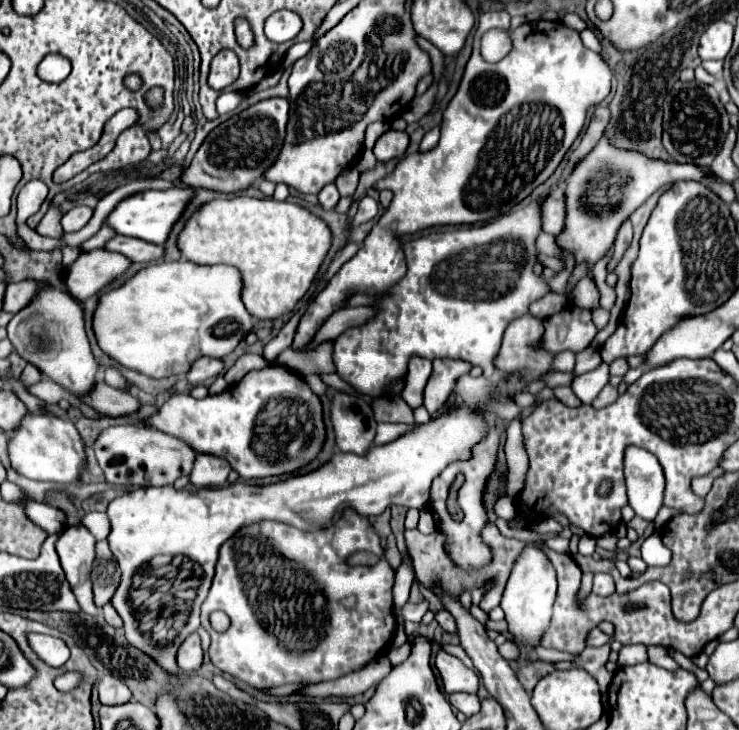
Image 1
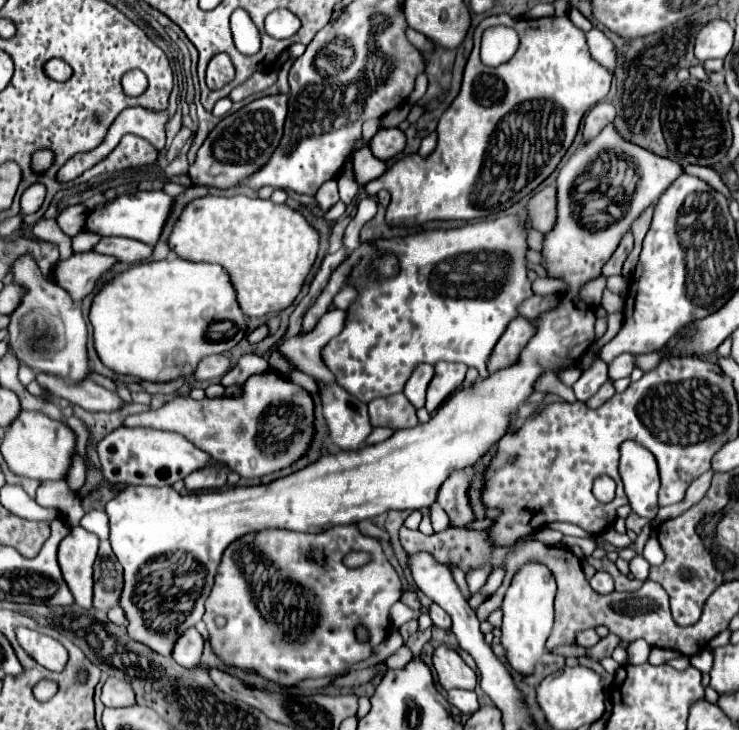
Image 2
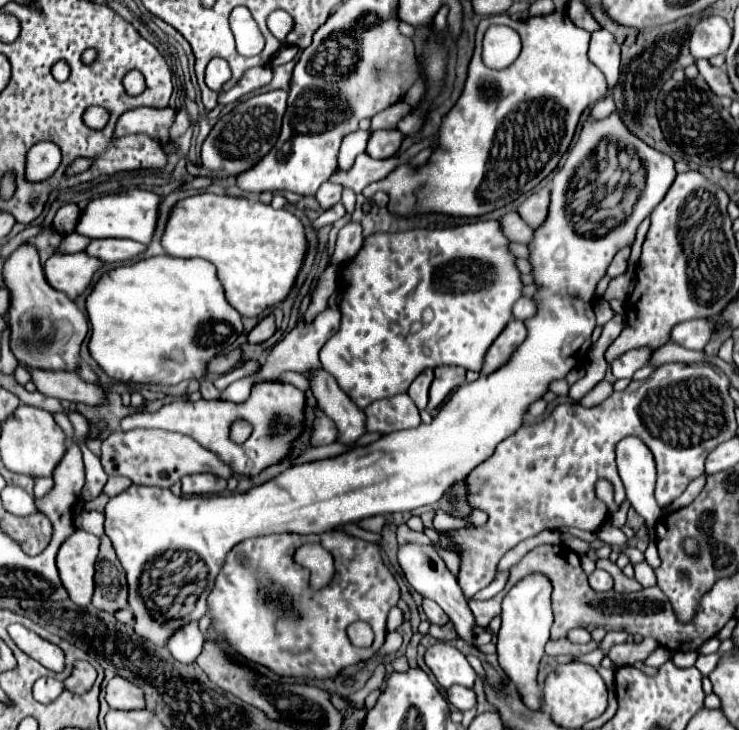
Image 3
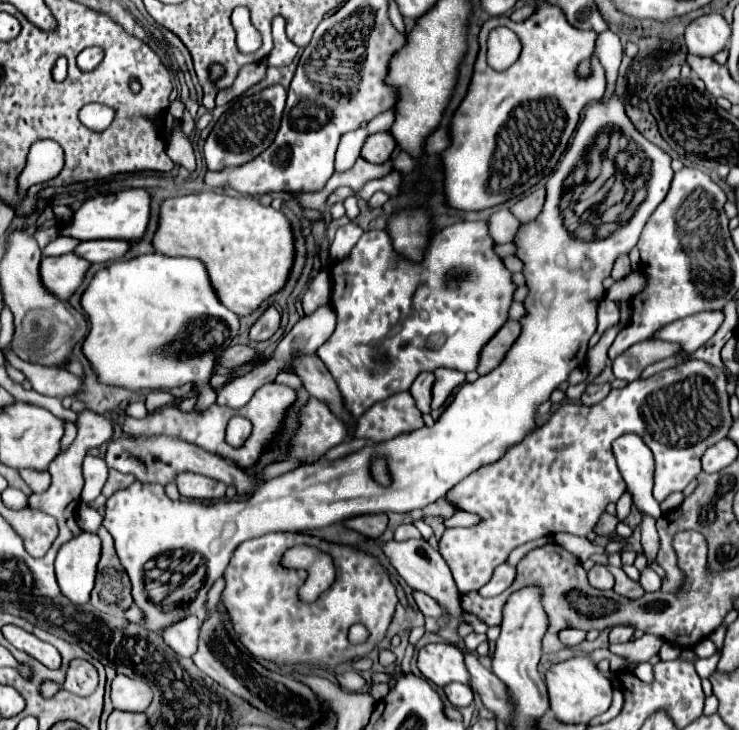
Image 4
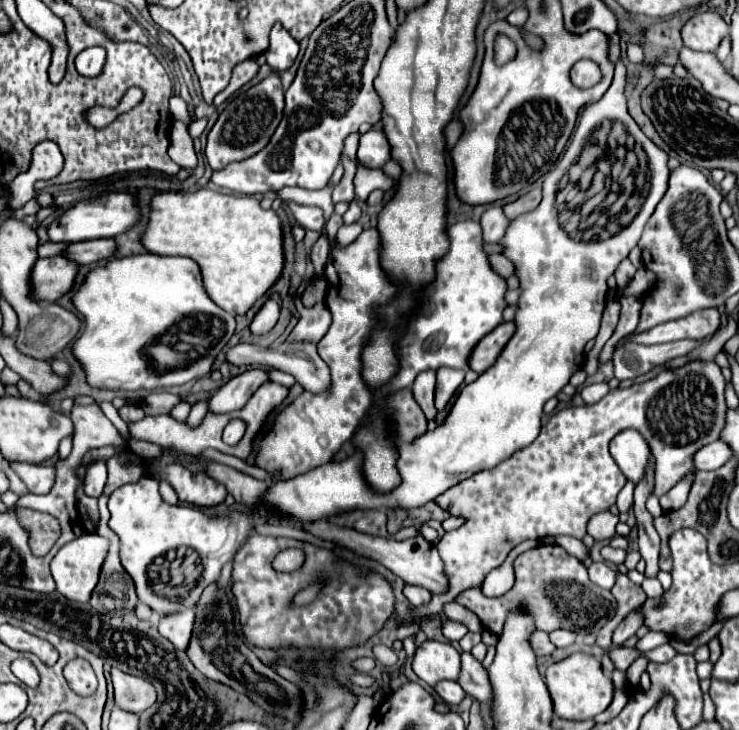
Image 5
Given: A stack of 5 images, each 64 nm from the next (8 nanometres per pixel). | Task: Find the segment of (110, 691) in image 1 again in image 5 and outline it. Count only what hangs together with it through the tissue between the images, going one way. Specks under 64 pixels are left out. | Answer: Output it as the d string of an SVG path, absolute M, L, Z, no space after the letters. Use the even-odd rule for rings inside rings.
M116 670L112 672L112 686L114 686L116 706L126 712L140 714L156 702L154 686L142 678Z

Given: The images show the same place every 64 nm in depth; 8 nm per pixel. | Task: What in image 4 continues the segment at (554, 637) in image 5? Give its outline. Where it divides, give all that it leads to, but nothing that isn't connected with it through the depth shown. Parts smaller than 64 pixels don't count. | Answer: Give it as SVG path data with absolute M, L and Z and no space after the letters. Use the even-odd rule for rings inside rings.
M568 628L568 630L560 632L558 636L560 636L560 640L562 640L564 644L570 644L570 646L582 644L582 642L586 640L586 632L584 632L584 630L576 630L576 628Z

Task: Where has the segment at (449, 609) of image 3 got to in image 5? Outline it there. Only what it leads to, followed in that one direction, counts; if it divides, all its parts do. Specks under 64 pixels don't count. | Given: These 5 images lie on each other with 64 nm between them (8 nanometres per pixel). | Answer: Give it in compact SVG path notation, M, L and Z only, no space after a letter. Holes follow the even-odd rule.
M326 520L314 522L314 524L306 524L314 534L334 540L340 546L346 546L362 556L368 556L372 560L378 560L380 564L384 564L388 570L392 570L396 576L400 576L406 584L416 584L422 588L428 588L430 594L444 594L448 592L448 578L444 576L444 564L440 560L440 554L436 552L436 546L426 542L422 536L416 538L408 538L408 540L394 540L394 538L378 538L378 536L370 536L370 534L362 534L350 528L338 528L338 526L330 526Z

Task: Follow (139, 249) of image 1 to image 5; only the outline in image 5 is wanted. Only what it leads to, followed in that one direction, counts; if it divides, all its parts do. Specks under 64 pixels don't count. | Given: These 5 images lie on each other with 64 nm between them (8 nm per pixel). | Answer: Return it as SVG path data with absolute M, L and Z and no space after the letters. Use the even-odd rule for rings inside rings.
M88 240L88 242L76 242L68 244L66 256L78 264L92 264L100 260L108 260L118 252L118 244L114 240Z

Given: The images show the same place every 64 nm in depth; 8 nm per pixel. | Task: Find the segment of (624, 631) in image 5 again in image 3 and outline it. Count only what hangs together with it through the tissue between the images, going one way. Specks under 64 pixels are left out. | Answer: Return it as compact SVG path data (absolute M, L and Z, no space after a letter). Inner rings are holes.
M608 632L608 634L604 636L604 640L598 644L598 648L600 648L604 654L608 654L608 650L610 650L612 646L622 644L622 642L626 642L626 640L628 640L628 634L626 634L626 632Z

